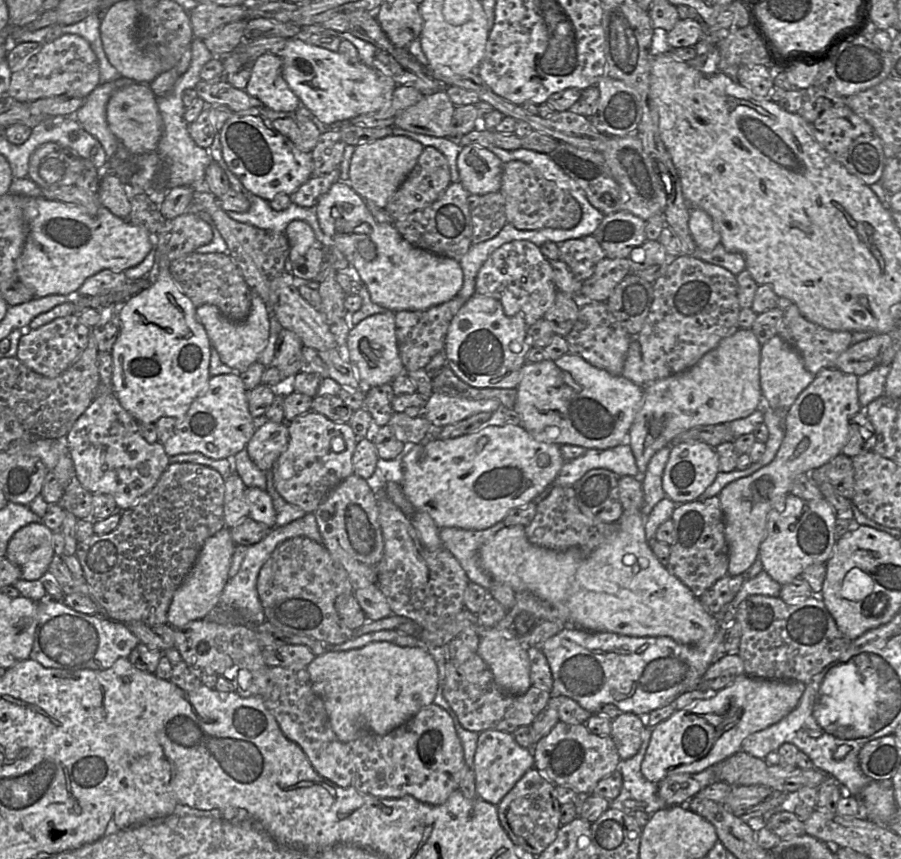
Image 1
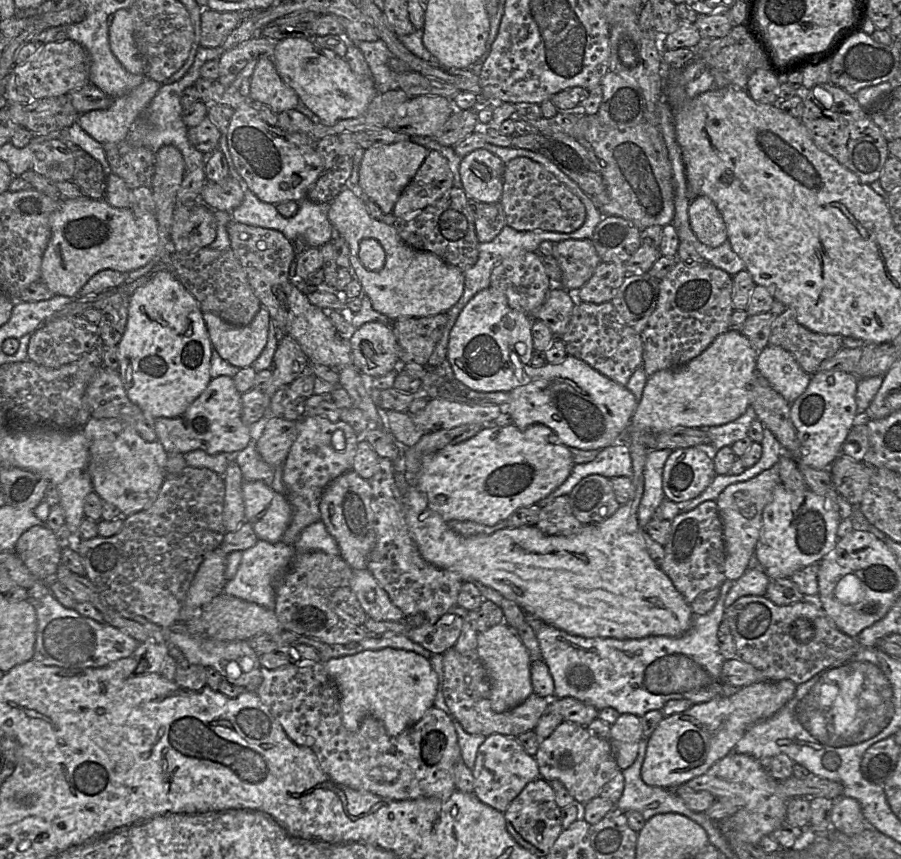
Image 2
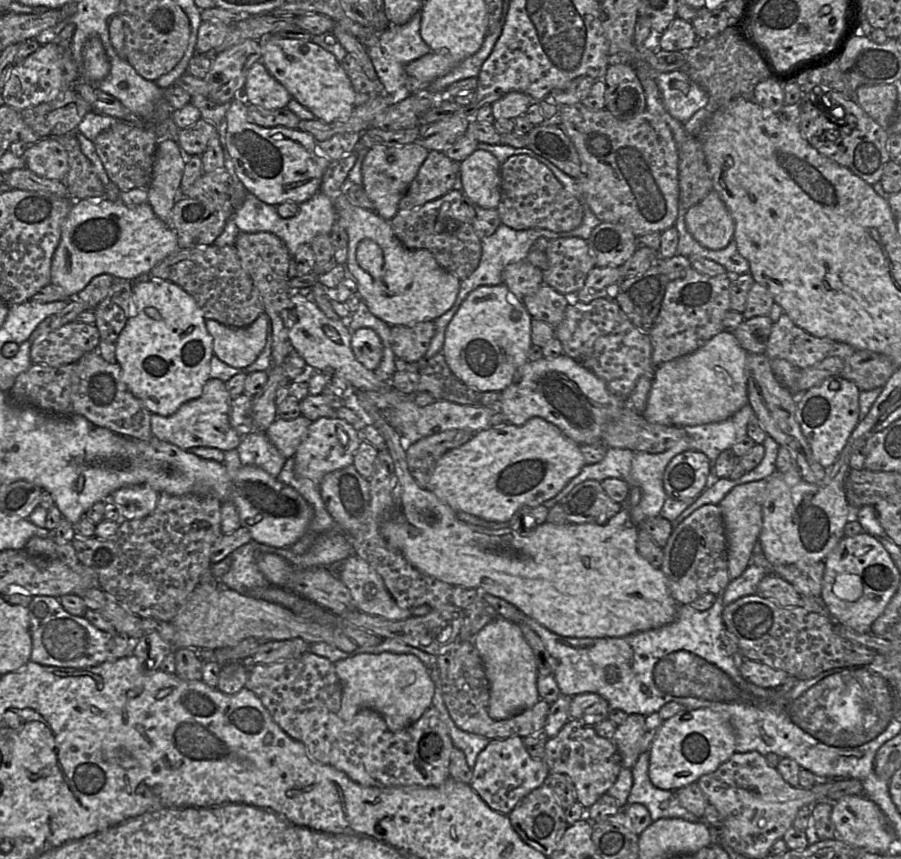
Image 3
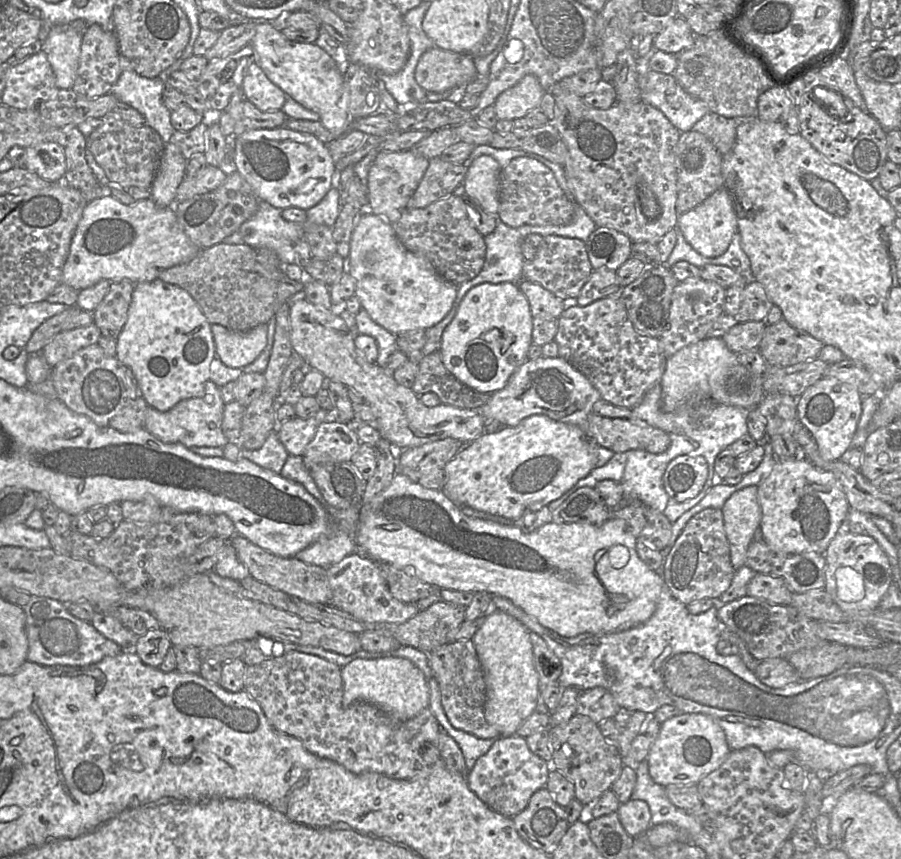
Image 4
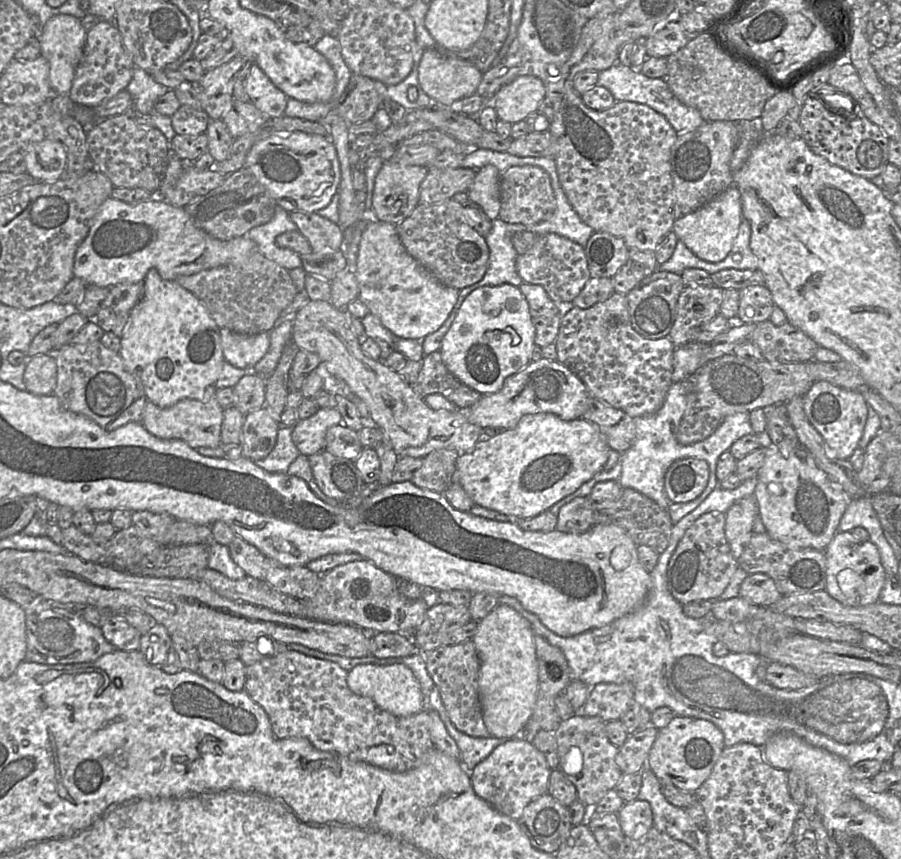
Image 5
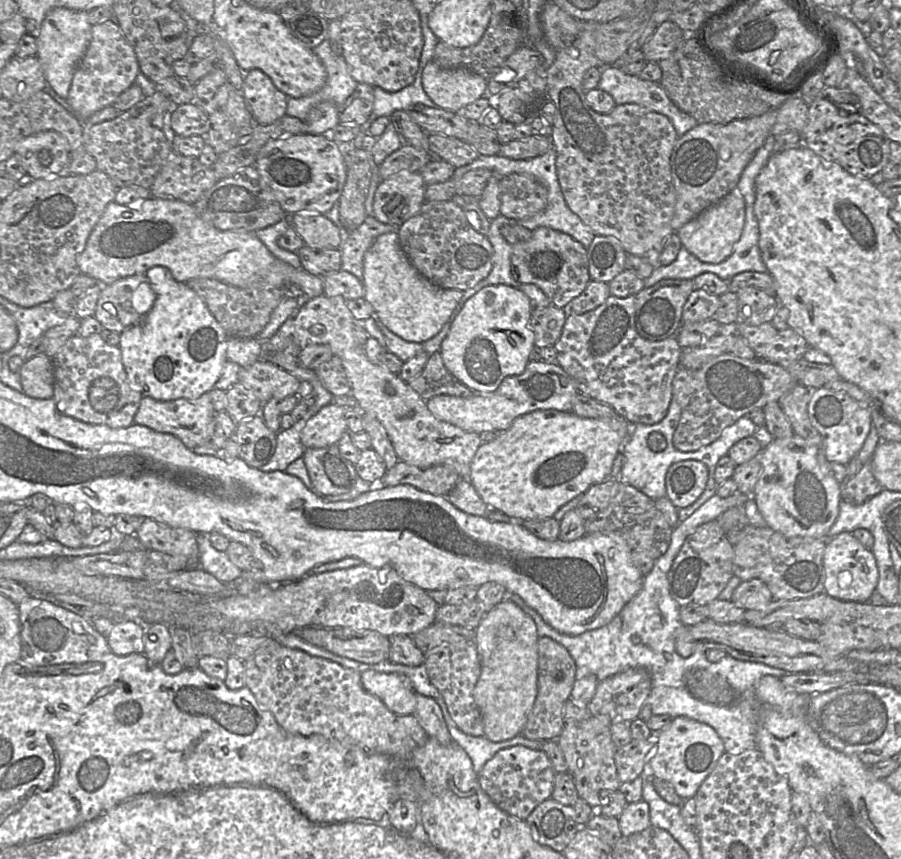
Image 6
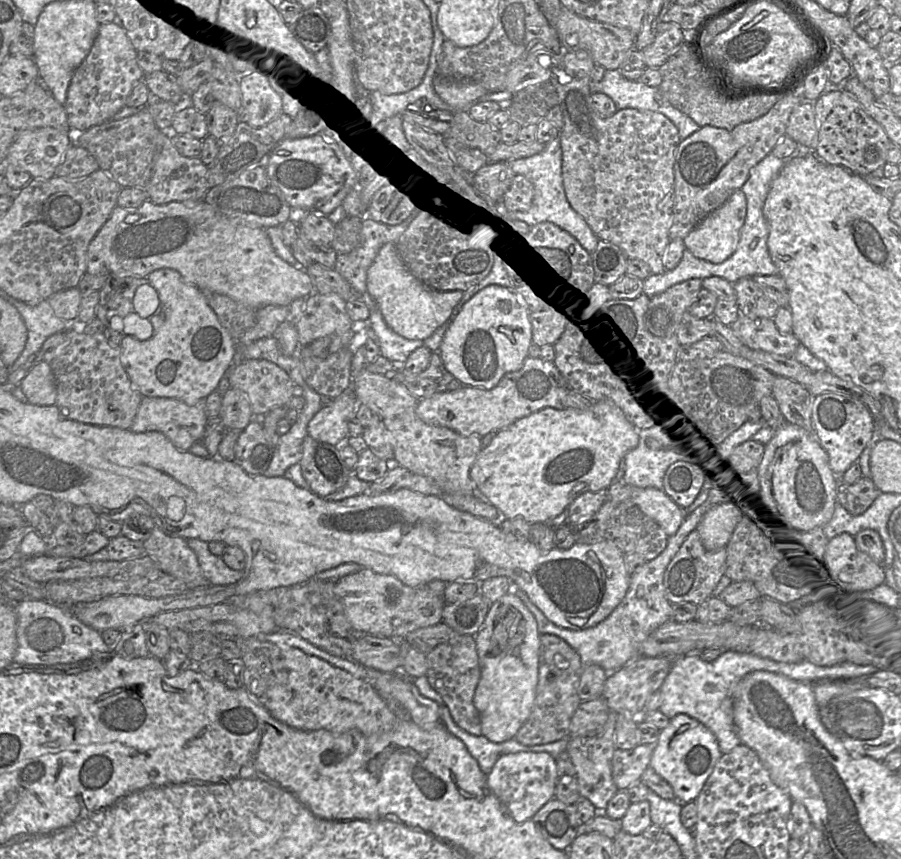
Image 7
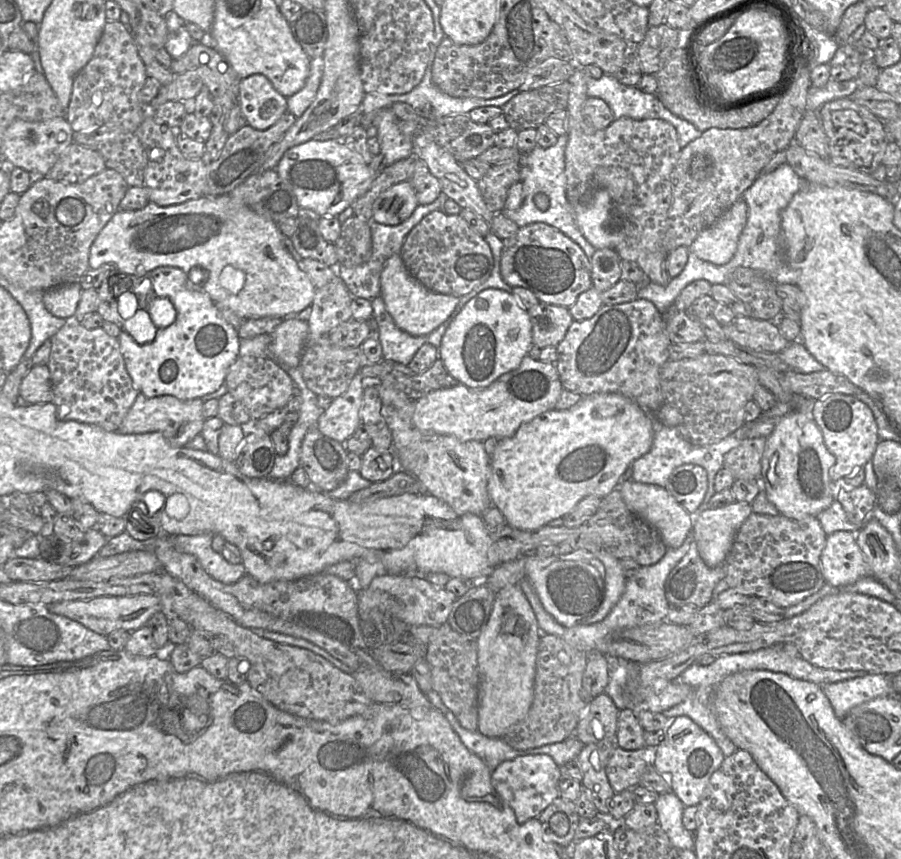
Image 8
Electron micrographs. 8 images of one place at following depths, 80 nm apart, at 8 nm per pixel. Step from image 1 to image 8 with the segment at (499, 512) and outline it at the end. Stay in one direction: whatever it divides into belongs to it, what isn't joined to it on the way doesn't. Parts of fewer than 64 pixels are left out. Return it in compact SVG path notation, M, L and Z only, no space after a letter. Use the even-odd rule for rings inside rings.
M618 393L592 394L569 409L545 411L522 424L512 437L498 441L490 456L487 483L492 505L502 512L506 524L519 530L535 530L563 518L584 497L604 498L618 488L625 470L650 451L655 430L656 420Z

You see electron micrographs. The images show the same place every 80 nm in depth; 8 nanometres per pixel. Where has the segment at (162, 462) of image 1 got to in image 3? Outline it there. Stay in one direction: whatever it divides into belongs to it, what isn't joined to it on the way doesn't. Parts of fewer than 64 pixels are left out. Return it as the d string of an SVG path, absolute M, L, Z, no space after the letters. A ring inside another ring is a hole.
M147 484L132 485L113 492L110 500L118 507L121 518L136 520L153 513L159 494Z

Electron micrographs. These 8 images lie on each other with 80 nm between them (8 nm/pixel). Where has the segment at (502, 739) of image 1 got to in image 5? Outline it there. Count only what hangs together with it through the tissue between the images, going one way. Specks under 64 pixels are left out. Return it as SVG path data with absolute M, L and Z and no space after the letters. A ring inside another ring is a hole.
M514 737L498 745L470 772L474 792L500 813L518 820L525 807L536 797L548 792L552 770L545 755L530 741Z

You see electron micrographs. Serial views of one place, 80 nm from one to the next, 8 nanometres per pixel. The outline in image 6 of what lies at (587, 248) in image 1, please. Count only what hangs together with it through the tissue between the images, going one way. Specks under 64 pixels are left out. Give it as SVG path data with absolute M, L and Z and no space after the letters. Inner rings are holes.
M545 226L534 229L529 240L512 245L511 274L519 284L533 284L540 288L556 308L566 307L584 291L591 280L586 248L570 235Z

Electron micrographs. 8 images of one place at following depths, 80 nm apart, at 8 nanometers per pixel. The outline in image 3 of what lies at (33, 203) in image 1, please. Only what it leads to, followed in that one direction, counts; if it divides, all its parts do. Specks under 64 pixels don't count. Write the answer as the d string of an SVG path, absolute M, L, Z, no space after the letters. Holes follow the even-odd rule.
M107 198L73 202L61 228L60 242L51 263L51 281L75 297L100 274L134 281L179 249L176 233L163 222L149 203L126 205Z

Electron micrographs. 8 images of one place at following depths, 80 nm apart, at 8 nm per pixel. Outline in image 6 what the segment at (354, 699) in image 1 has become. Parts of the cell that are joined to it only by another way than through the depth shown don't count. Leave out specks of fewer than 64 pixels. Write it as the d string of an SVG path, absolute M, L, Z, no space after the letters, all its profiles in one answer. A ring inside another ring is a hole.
M365 670L360 675L363 688L378 697L392 712L410 715L416 709L416 692L408 678L399 673Z

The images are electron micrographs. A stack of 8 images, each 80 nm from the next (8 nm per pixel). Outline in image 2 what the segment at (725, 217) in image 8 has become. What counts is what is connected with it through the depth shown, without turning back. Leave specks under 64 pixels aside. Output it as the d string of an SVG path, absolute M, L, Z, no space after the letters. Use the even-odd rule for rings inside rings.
M698 196L690 202L689 224L697 239L710 248L716 248L727 241L727 227L713 201Z

